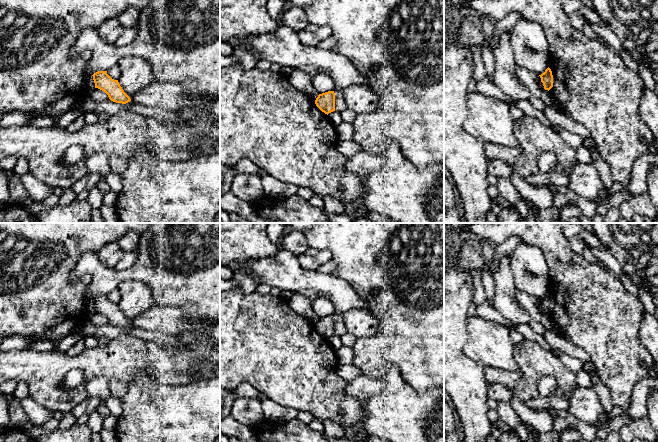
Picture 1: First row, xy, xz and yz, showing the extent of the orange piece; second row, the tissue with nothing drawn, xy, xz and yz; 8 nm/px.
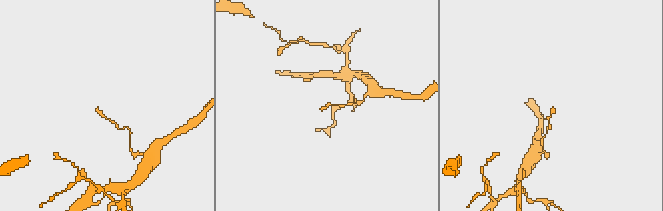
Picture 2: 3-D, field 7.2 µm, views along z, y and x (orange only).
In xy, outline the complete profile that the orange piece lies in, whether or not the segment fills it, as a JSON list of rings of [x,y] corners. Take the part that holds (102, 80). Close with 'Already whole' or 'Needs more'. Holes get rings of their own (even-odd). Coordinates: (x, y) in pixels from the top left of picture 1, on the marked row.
[[[98,71],[92,76],[95,83],[95,88],[104,91],[111,101],[122,104],[126,104],[131,101],[130,97],[120,86],[118,80],[112,79],[107,74],[107,71]]]. Already whole

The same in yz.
[[[548,67],[544,73],[539,75],[545,90],[550,90],[553,87],[553,75],[551,69]]]. Already whole

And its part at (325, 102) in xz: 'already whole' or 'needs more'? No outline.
already whole

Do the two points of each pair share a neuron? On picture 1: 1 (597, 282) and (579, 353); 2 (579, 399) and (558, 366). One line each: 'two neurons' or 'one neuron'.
1: two neurons
2: two neurons

